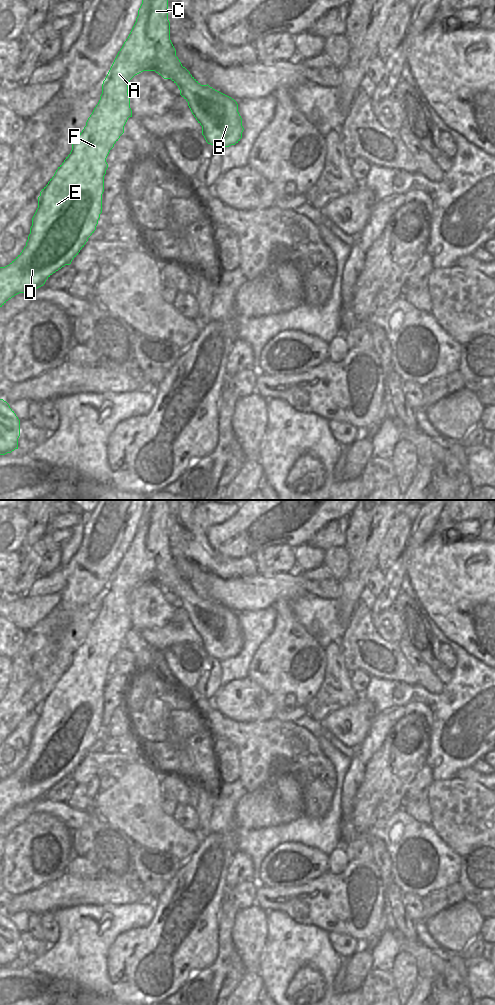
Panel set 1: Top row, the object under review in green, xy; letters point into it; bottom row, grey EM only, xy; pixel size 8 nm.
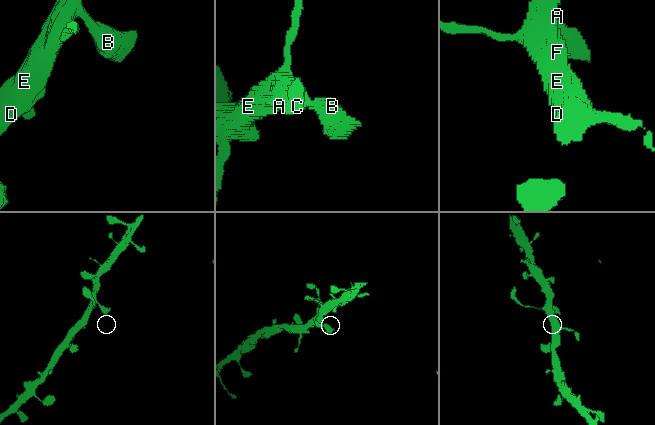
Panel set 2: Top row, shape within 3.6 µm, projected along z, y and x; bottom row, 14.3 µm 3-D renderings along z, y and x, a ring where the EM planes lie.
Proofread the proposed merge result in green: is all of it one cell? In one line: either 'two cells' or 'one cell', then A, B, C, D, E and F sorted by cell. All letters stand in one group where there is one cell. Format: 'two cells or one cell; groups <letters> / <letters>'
one cell; groups A B C D E F

